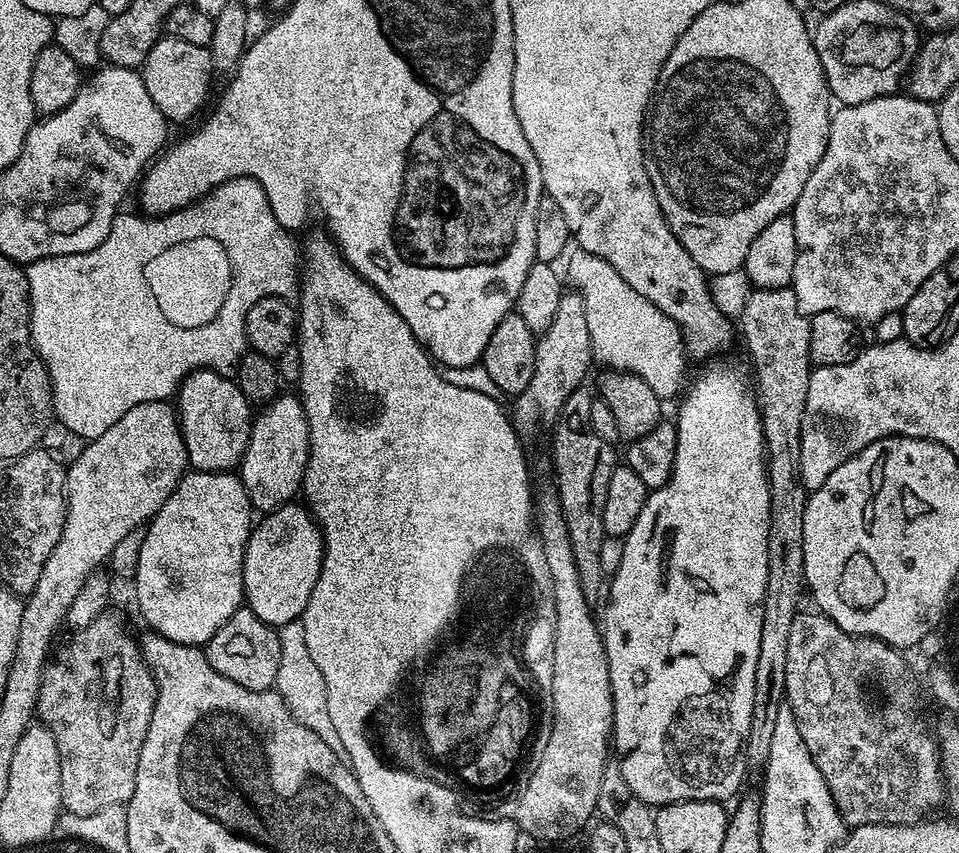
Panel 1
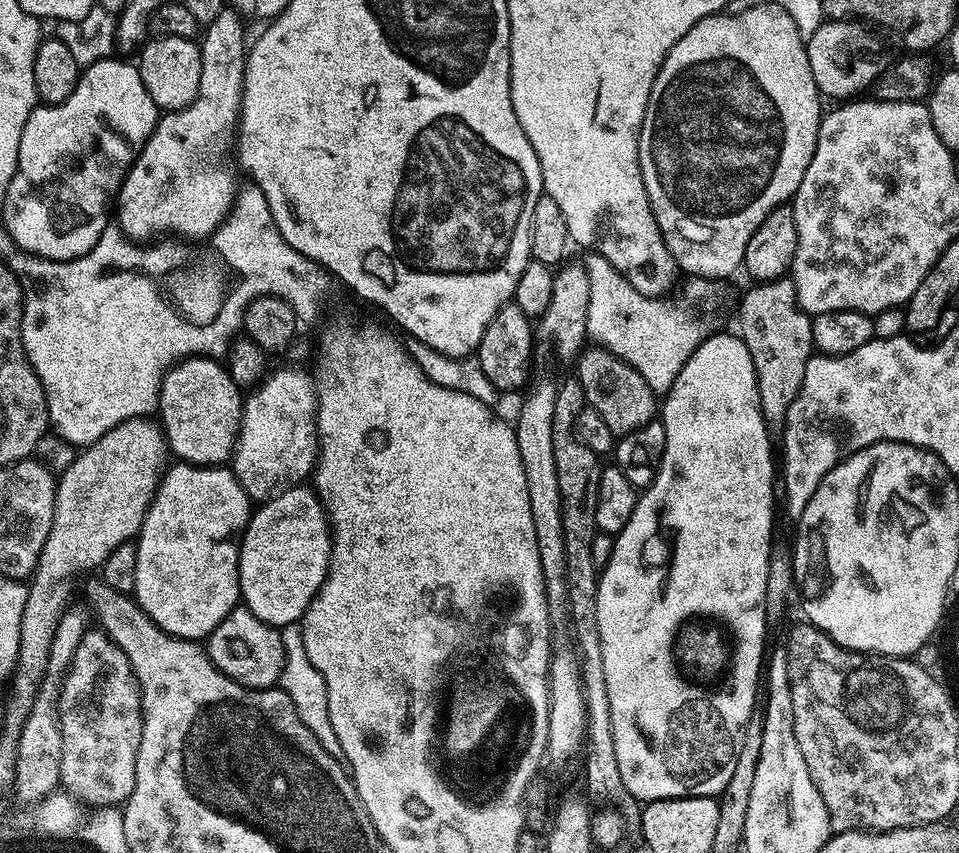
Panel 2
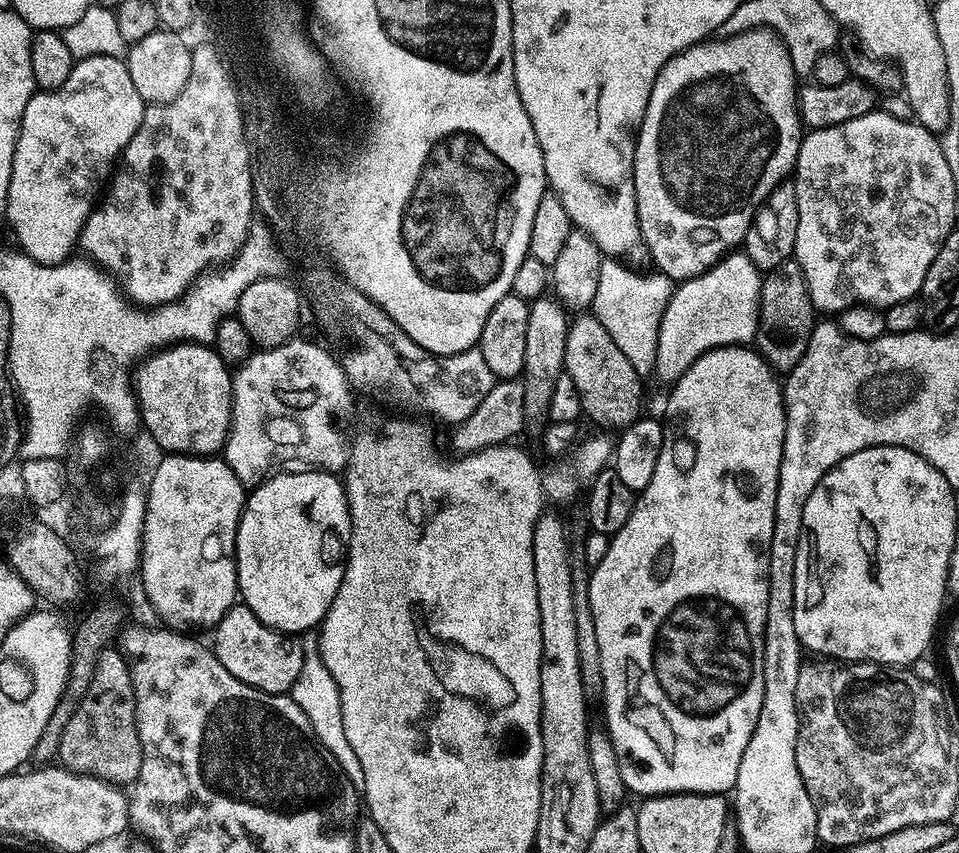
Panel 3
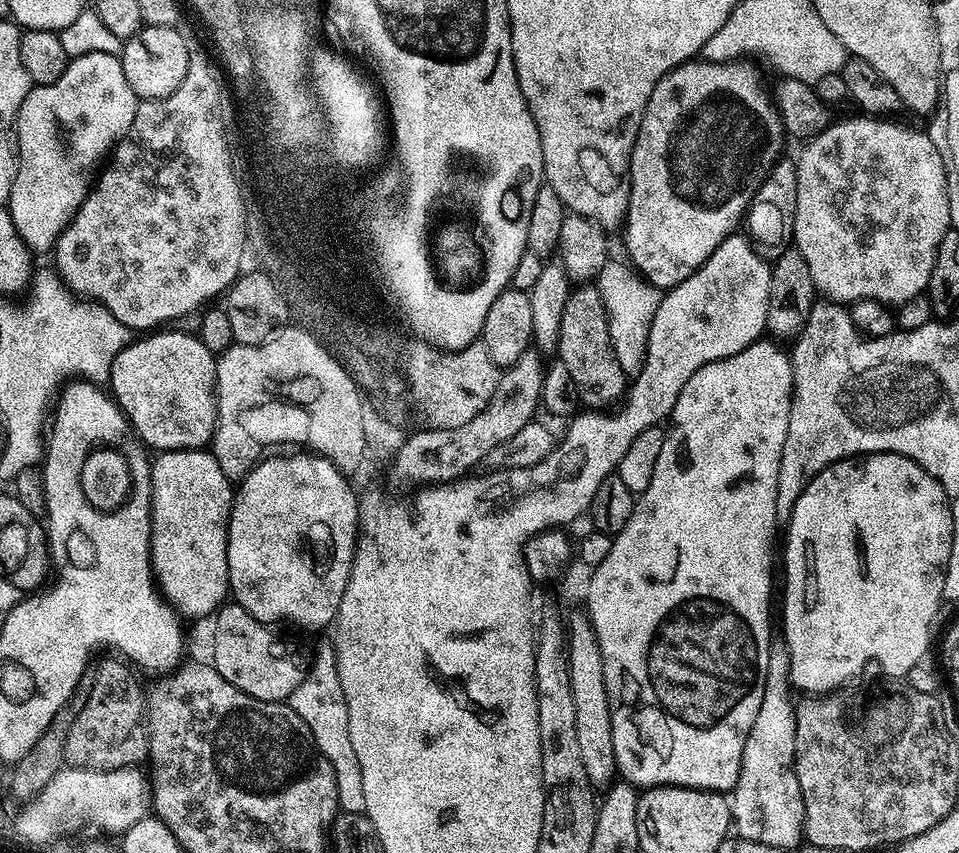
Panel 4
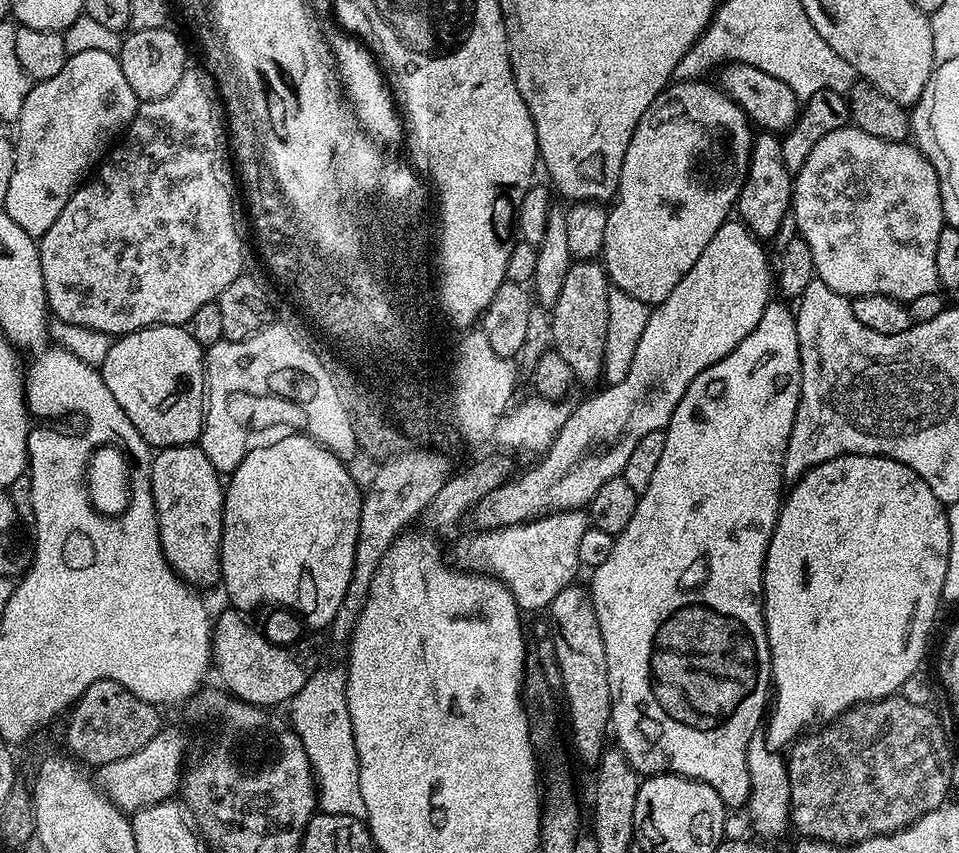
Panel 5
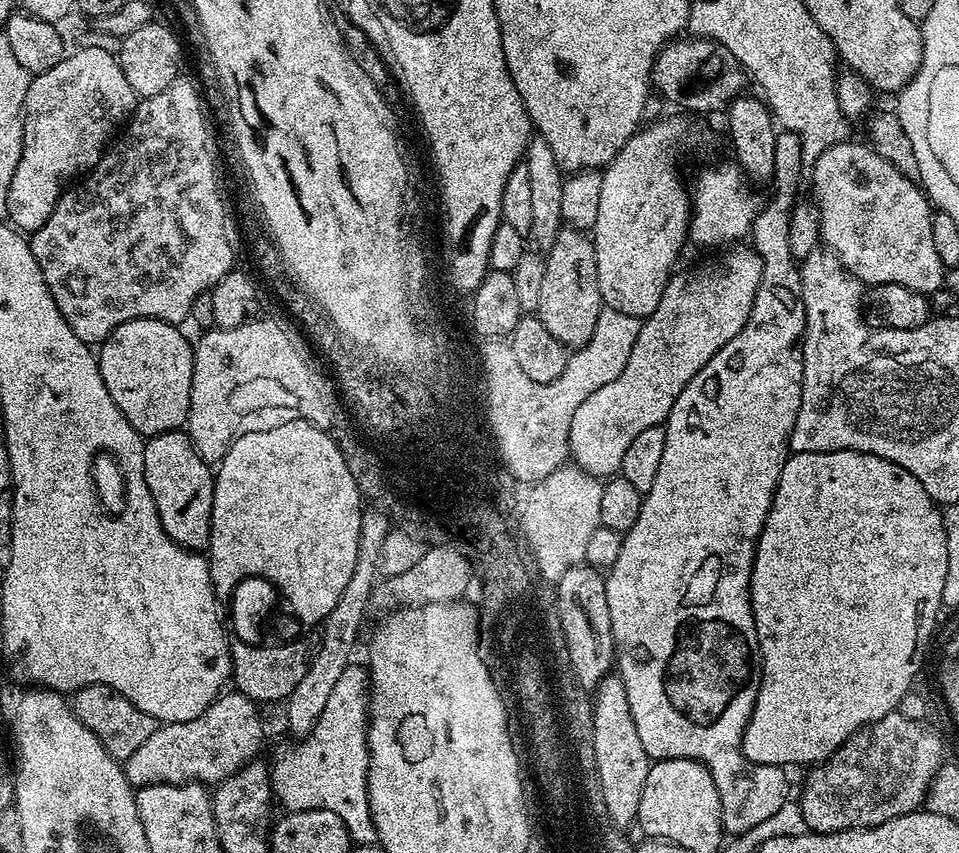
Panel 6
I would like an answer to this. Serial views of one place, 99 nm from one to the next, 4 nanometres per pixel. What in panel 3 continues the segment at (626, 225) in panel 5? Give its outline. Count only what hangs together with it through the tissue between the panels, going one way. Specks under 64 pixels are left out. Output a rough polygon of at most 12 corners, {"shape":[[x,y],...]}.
{"shape":[[771,28],[658,74],[635,133],[643,247],[674,282],[739,249],[793,175]]}

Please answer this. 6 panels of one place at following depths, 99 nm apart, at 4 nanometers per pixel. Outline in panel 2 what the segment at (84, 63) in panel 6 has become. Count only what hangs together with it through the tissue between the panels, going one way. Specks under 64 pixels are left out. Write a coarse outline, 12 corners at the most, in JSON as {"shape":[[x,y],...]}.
{"shape":[[98,60],[26,118],[2,222],[73,260],[158,109],[135,63]]}

